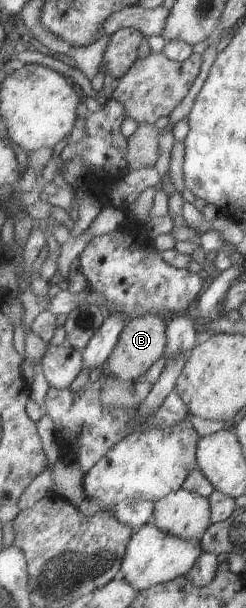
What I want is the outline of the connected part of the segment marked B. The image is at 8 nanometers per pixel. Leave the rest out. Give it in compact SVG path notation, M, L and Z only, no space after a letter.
M144 314L129 318L105 362L105 372L124 381L136 381L165 352L165 329L164 320L156 314Z

